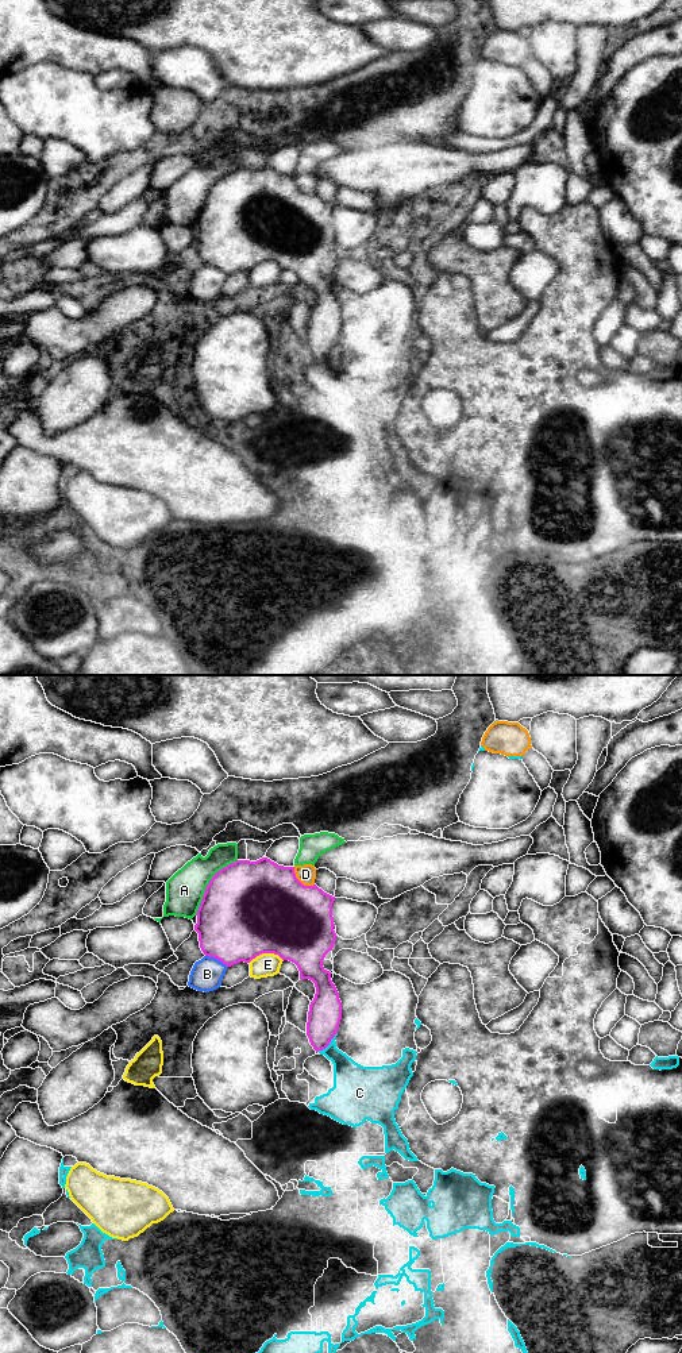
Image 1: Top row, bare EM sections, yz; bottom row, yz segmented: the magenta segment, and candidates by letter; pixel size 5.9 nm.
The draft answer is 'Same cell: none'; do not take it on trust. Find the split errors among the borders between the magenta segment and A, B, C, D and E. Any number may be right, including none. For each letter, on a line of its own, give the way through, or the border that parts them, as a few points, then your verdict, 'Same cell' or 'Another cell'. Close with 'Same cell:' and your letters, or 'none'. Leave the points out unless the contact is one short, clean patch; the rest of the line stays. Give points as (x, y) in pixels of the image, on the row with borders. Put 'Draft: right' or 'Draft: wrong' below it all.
A: Another cell
B: Another cell
C: Boundary: yz (336, 1032), (331, 1041), (318, 1051). Another cell
D: Another cell
E: Another cell
Same cell: none
Draft: right

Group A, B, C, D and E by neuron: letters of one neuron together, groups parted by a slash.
A / B / C / D / E

